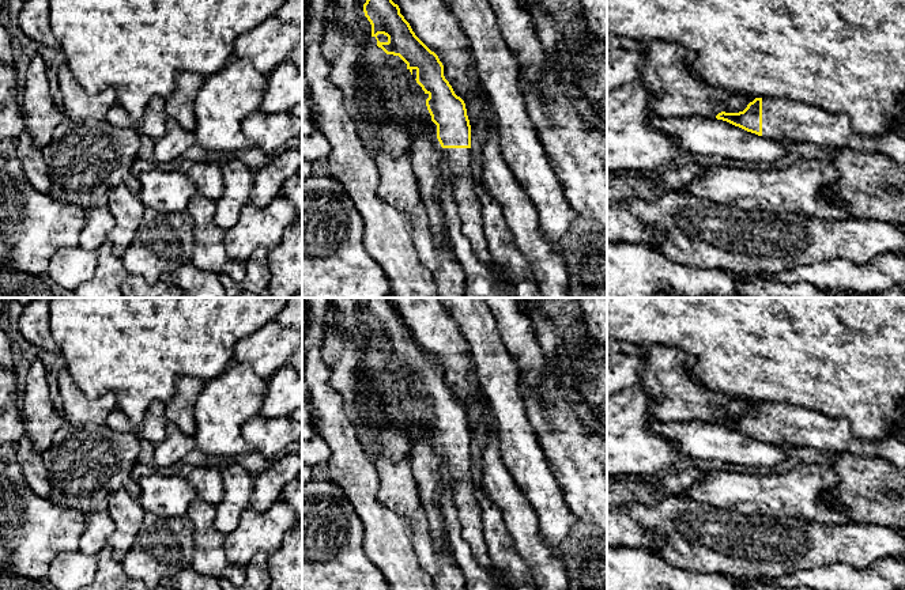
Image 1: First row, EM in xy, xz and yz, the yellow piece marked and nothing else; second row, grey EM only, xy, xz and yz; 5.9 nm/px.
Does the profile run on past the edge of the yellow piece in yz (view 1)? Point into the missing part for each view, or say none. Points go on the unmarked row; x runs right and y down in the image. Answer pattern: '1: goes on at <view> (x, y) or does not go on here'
1: goes on at yz (788, 424)

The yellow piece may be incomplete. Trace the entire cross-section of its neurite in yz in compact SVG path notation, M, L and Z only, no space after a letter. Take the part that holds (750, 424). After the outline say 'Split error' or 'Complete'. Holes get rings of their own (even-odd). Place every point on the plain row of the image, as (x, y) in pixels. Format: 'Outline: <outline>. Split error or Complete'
Outline: M755 402L743 416L716 420L747 436L788 446L808 446L821 451L878 457L905 468L905 442L891 435L864 440L855 436L845 419L781 402Z. Split error

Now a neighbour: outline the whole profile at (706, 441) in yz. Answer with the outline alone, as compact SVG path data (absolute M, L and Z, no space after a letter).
M659 421L648 430L672 440L685 457L755 468L772 468L789 454L788 445L758 440L716 421Z

